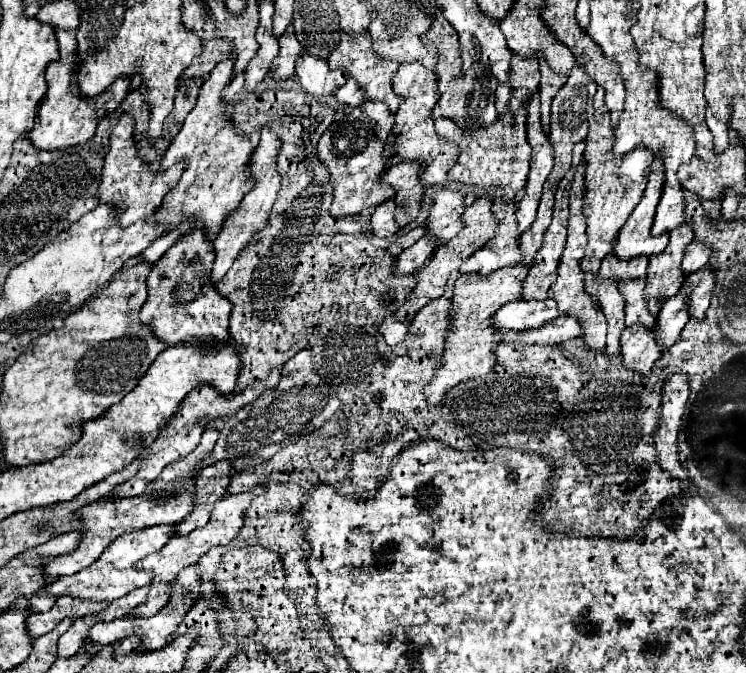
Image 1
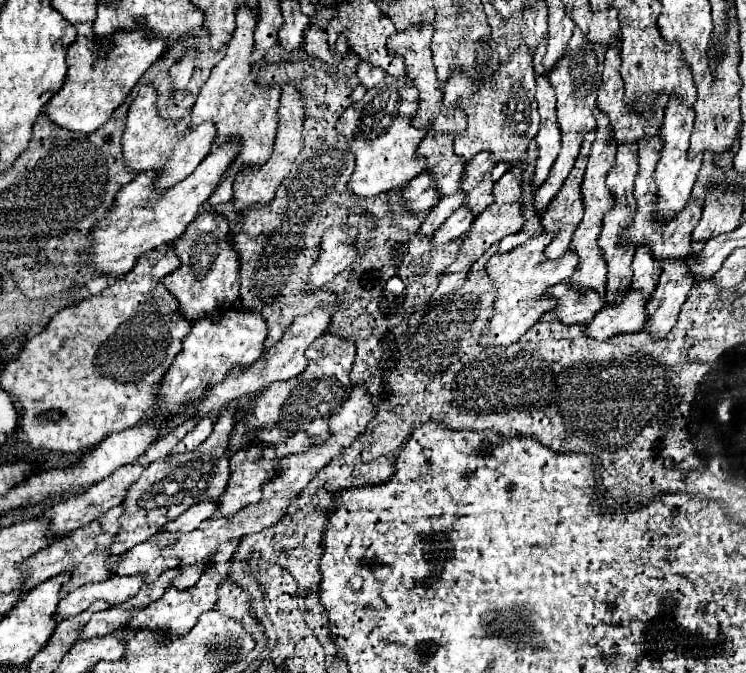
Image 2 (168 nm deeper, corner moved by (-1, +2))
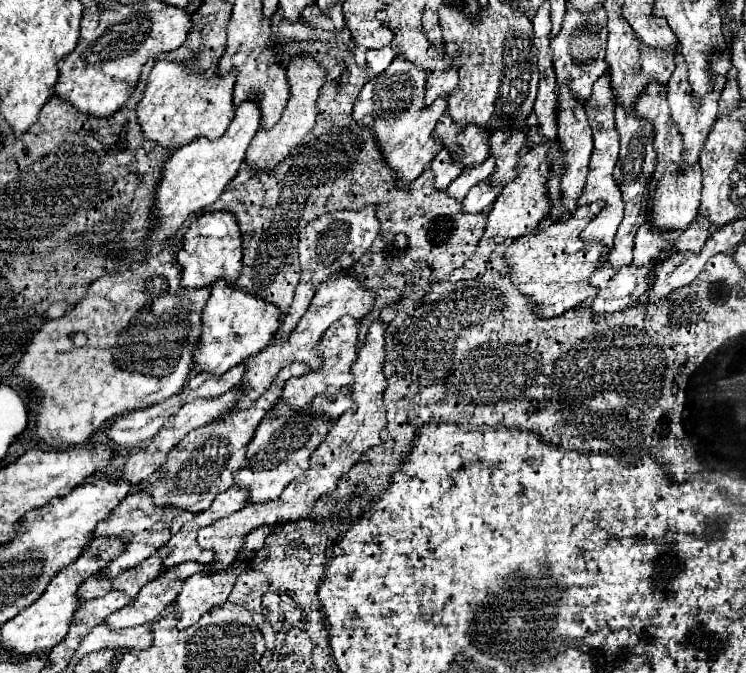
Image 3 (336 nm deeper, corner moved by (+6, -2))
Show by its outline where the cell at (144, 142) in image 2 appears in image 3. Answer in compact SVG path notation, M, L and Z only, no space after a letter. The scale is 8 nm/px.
M192 58L186 62L158 60L148 76L146 92L138 104L138 120L142 124L144 136L148 140L158 140L158 144L168 150L176 150L200 136L220 136L230 126L236 112L232 102L234 82L234 70L226 76L218 76L216 66L210 66L208 70L196 70Z

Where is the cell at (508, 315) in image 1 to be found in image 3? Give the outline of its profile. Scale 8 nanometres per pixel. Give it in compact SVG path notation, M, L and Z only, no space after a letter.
M656 258L648 266L620 266L612 268L610 262L604 262L590 278L590 284L598 286L598 296L590 304L594 314L618 312L628 306L634 306L652 286L652 276L662 258Z

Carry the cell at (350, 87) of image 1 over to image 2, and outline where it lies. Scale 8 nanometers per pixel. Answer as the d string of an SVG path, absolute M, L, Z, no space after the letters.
M359 64L357 78L359 78L359 84L365 86L365 90L369 90L369 88L375 88L385 78L385 72L381 72L381 68L371 68L371 64Z

